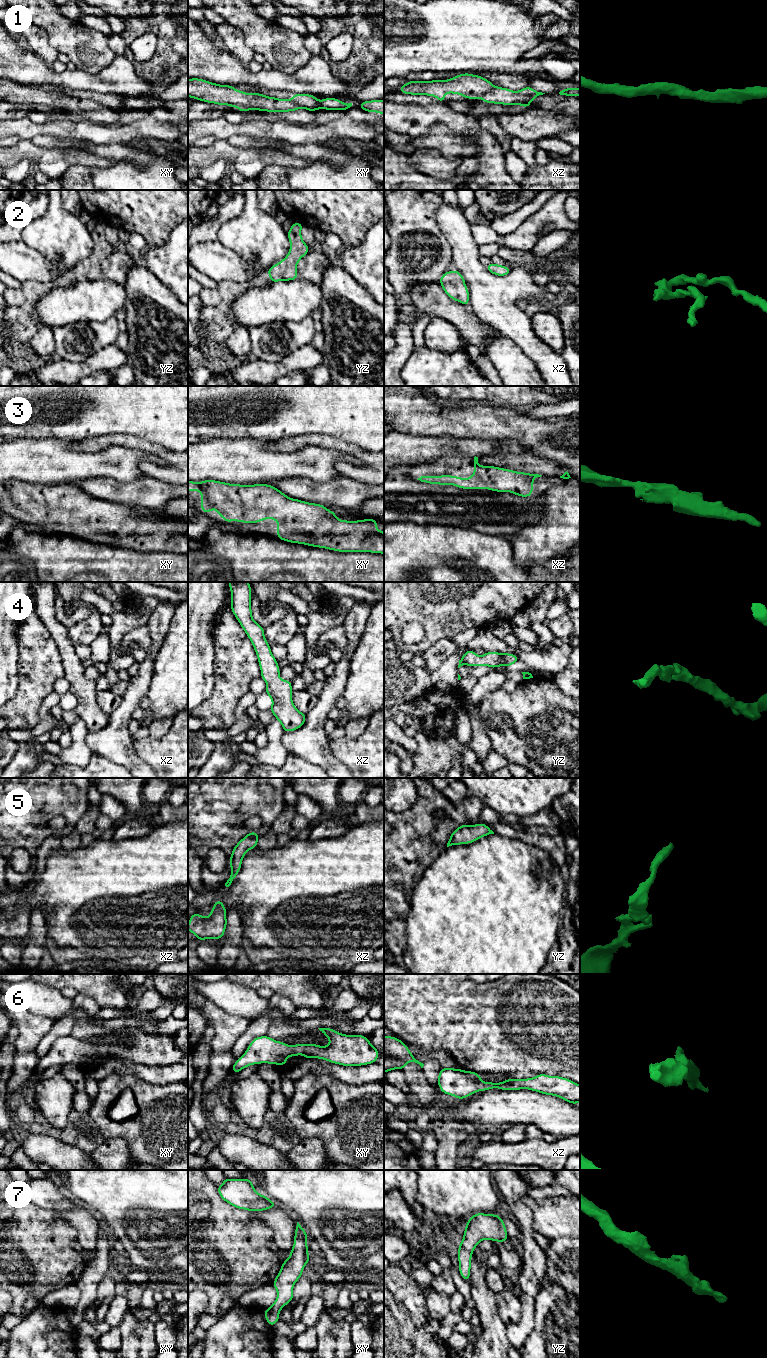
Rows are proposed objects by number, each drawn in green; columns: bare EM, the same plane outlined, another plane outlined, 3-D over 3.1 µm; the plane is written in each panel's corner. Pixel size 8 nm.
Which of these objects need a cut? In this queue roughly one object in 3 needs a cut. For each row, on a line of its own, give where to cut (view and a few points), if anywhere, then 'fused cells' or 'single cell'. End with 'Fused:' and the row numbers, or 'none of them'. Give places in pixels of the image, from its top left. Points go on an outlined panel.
1: cut in xz along (495, 86), (479, 97); fused cells
2: no cut; single cell
3: no cut; single cell
4: no cut; single cell
5: no cut; single cell
6: no cut; single cell
7: no cut; single cell
Fused: 1

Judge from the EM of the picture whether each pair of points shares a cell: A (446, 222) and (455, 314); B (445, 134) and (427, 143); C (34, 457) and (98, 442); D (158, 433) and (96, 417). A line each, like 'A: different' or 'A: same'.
A: different
B: same
C: different
D: same

